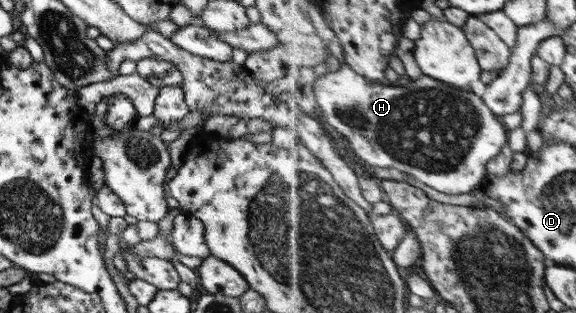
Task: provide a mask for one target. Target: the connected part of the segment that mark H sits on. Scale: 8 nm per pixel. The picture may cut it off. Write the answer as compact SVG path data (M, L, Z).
M345 62L340 71L319 77L315 91L321 107L319 115L345 136L354 155L375 167L398 168L442 193L472 193L488 175L488 163L502 155L510 141L510 130L483 96L425 74L407 85L394 86L371 81Z

